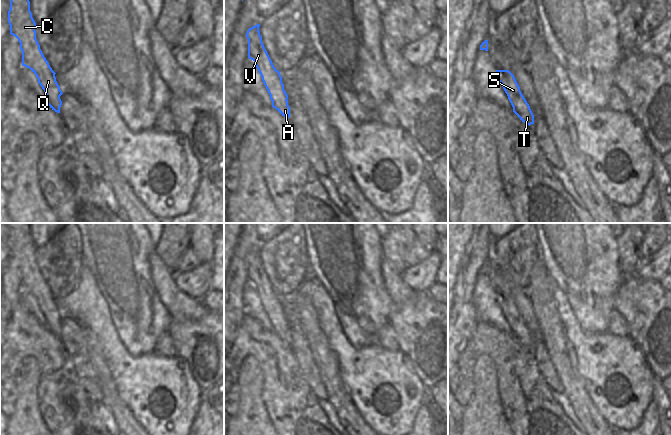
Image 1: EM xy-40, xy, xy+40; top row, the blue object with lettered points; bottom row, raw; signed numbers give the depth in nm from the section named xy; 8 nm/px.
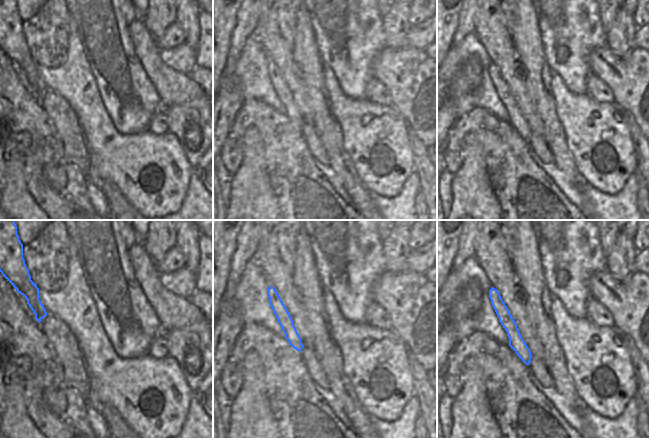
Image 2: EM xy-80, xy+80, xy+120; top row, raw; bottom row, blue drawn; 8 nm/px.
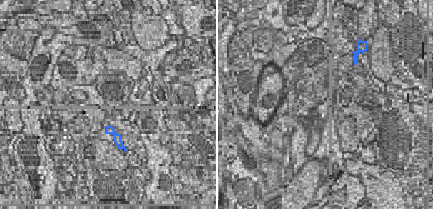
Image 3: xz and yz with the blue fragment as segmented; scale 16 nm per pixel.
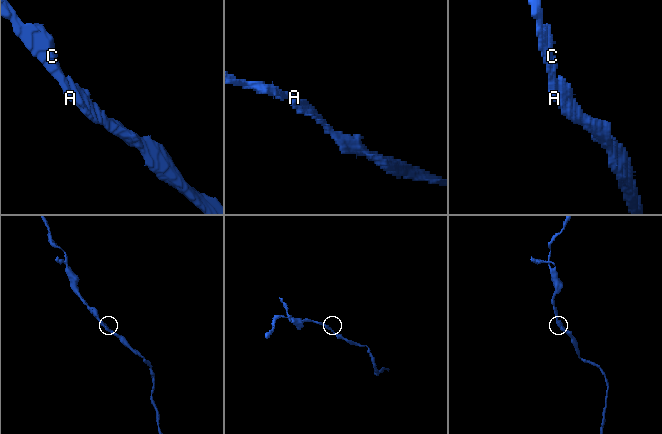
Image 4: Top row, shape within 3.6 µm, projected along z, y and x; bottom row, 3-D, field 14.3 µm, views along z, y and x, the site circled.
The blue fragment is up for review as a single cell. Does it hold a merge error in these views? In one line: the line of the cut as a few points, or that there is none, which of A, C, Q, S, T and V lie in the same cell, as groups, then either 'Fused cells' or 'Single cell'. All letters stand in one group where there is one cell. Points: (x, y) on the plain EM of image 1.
No split. Groups: A C Q S T V. Single cell.

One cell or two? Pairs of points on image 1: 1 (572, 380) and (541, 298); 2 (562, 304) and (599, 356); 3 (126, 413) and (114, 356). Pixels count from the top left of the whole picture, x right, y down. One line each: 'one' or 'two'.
1: one
2: one
3: two

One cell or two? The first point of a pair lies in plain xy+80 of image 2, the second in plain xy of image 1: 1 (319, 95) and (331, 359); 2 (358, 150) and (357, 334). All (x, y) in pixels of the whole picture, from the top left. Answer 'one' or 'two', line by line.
1: one
2: two

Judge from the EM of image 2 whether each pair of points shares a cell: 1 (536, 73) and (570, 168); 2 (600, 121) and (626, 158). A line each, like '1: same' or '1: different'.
1: same
2: same

